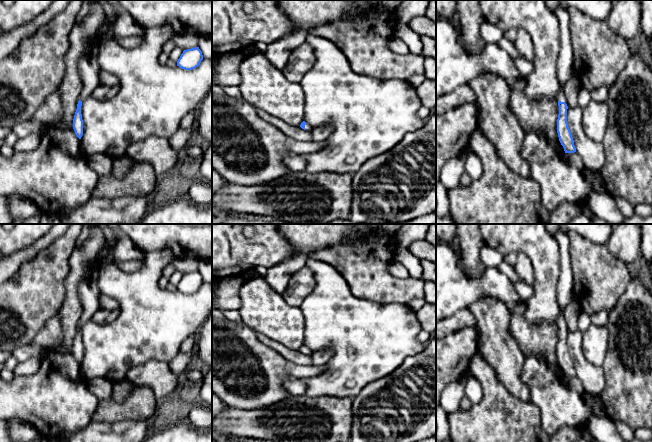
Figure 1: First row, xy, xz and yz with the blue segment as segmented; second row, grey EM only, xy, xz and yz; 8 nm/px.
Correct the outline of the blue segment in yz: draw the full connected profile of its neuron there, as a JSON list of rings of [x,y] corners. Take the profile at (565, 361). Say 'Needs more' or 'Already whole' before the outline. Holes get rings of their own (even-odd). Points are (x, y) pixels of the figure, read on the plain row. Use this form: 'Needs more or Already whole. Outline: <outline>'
Needs more. Outline: [[[560,224],[560,230],[556,235],[560,247],[561,255],[561,273],[560,280],[557,284],[557,299],[561,308],[560,315],[557,319],[559,338],[557,343],[557,357],[559,365],[564,372],[565,377],[574,377],[576,372],[571,355],[567,347],[566,321],[564,318],[565,307],[574,300],[573,275],[571,269],[571,259],[569,253],[569,239],[566,235],[567,229],[564,224]]]

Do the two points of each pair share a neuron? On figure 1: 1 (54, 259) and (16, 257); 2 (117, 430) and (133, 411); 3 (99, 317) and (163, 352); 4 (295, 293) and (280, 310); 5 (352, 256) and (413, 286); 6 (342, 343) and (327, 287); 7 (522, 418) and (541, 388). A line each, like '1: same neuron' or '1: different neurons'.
1: different neurons
2: different neurons
3: different neurons
4: different neurons
5: same neuron
6: same neuron
7: different neurons

